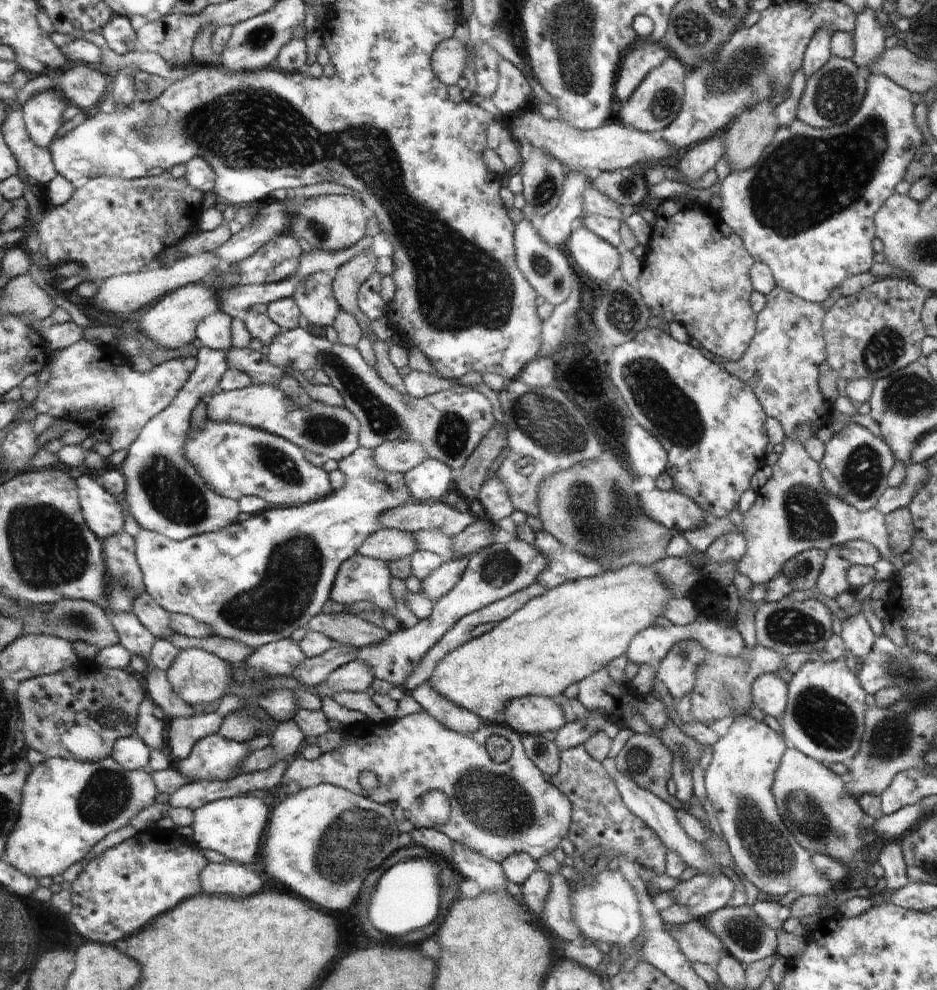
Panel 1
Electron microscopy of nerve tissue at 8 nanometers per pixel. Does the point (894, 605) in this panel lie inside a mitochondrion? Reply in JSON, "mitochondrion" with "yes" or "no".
{"mitochondrion":"no"}

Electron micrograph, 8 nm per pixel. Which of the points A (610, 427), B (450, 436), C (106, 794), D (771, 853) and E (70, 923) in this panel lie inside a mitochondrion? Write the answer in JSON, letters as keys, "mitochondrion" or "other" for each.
{"A":"mitochondrion","B":"mitochondrion","C":"mitochondrion","D":"mitochondrion","E":"other"}

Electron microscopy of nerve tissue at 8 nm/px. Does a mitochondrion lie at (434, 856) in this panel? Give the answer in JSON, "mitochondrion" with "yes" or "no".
{"mitochondrion":"no"}

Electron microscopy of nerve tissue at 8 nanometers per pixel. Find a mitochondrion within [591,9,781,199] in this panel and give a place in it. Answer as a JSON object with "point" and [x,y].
{"point":[735,70]}

